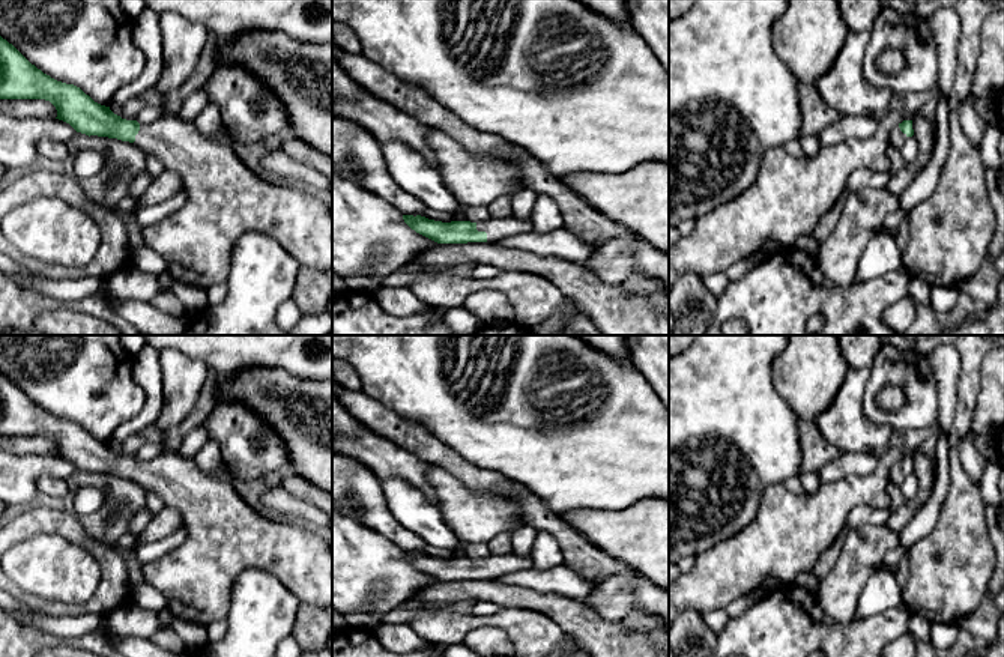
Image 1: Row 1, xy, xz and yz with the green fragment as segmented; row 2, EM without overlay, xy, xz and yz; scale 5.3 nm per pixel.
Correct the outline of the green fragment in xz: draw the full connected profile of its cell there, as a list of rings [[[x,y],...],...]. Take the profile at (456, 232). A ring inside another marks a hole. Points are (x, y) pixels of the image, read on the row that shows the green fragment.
[[[403,215],[403,220],[412,230],[437,244],[499,242],[504,238],[534,230],[531,220],[520,220],[516,215],[479,223],[442,223],[421,215]]]

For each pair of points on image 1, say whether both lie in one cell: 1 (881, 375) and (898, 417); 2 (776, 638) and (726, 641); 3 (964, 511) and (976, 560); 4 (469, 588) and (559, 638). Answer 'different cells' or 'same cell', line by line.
1: same cell
2: same cell
3: same cell
4: different cells

